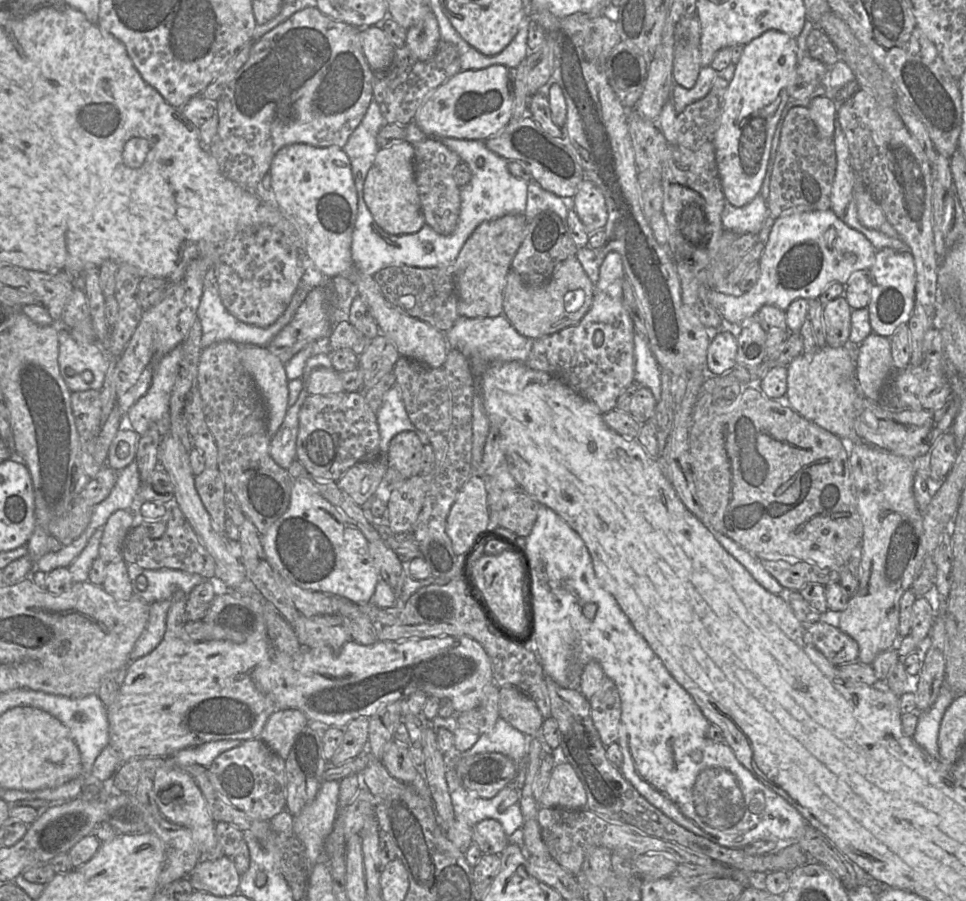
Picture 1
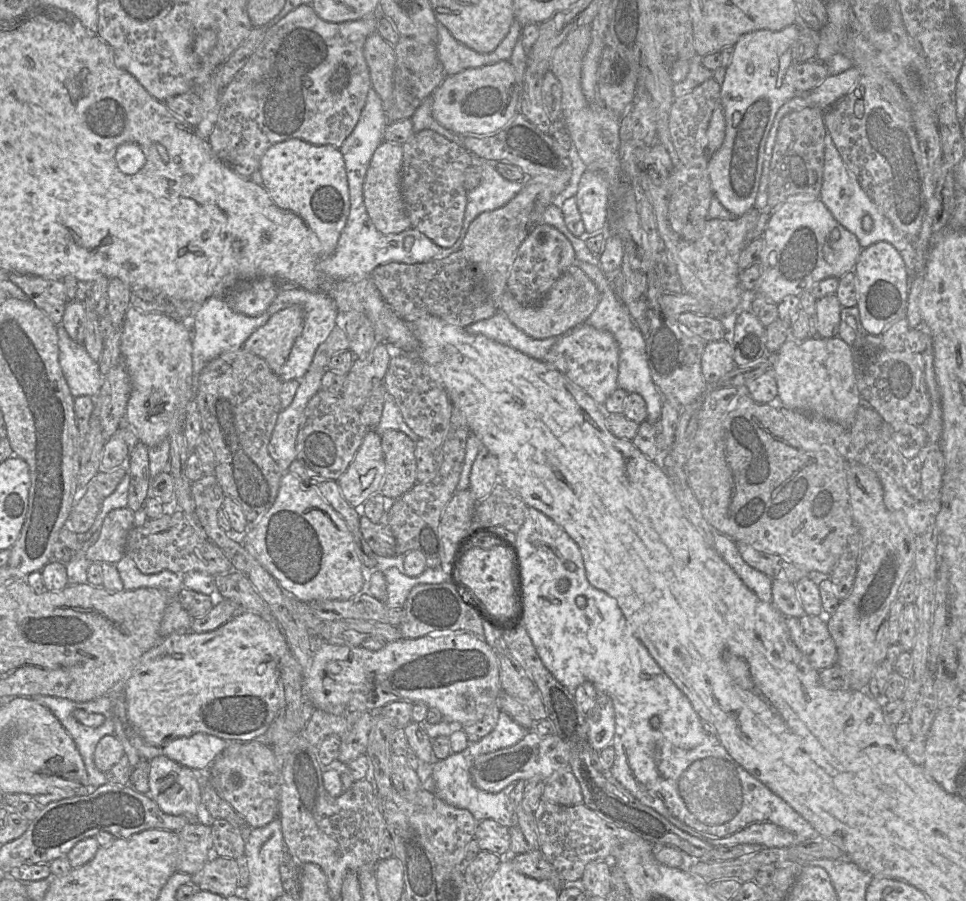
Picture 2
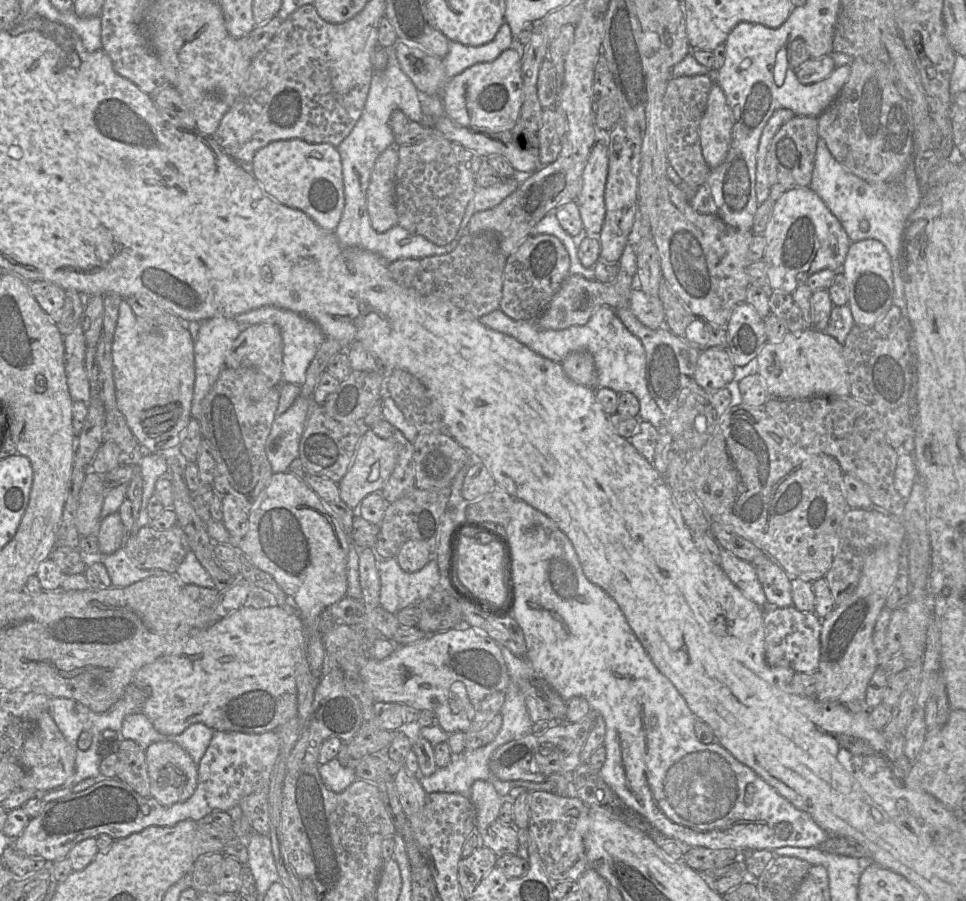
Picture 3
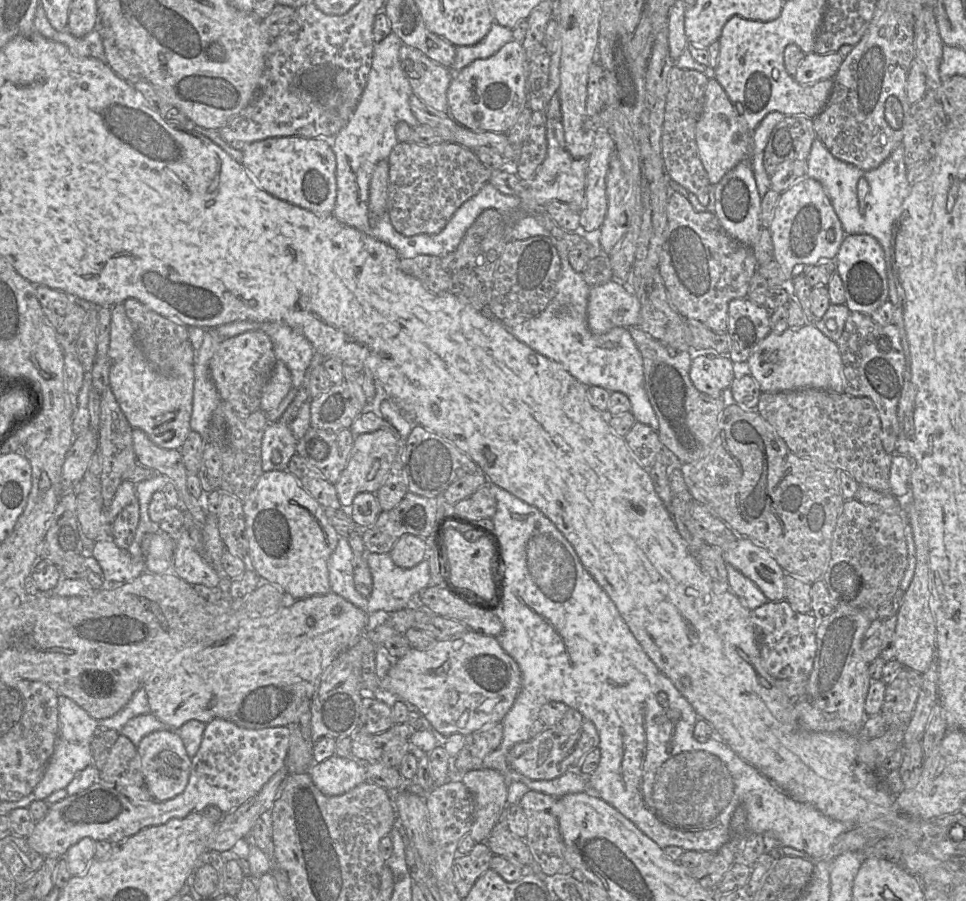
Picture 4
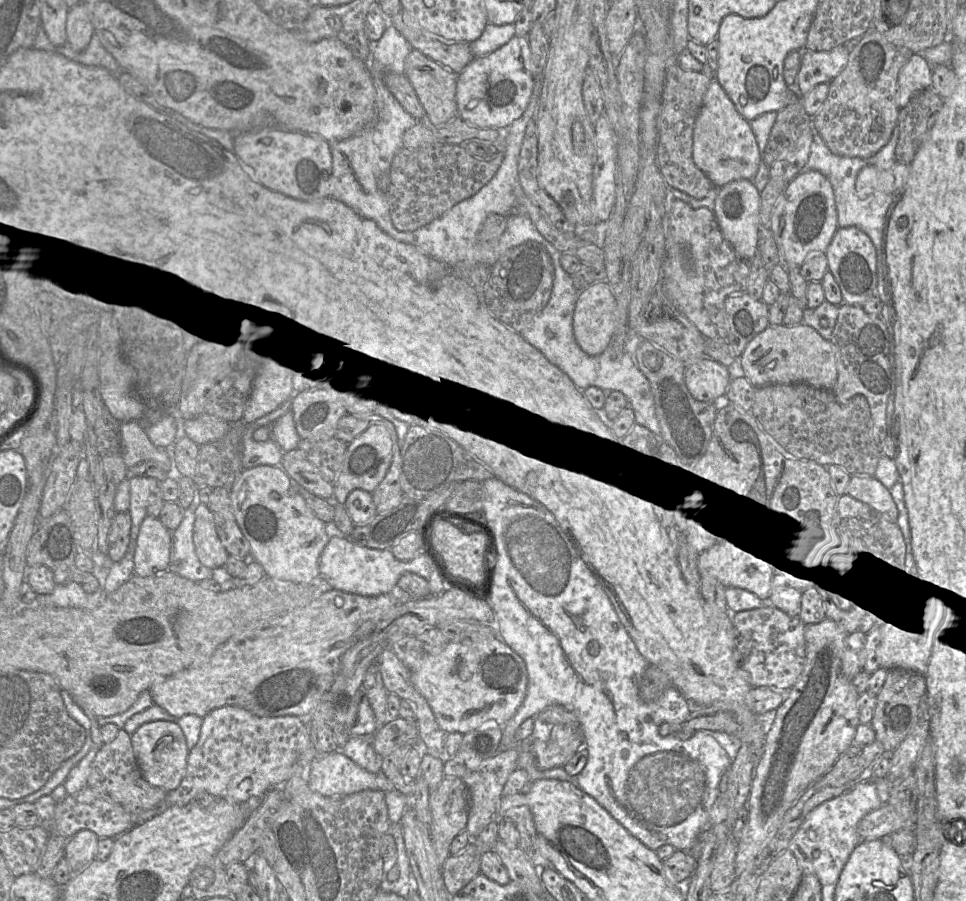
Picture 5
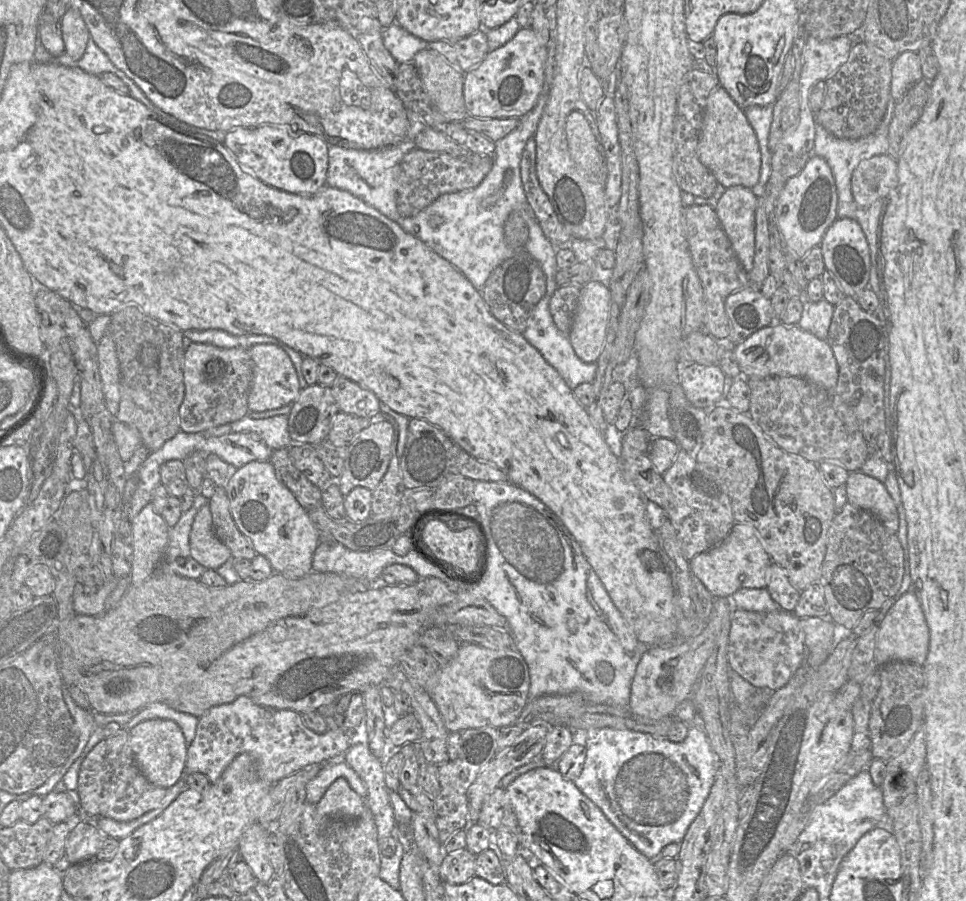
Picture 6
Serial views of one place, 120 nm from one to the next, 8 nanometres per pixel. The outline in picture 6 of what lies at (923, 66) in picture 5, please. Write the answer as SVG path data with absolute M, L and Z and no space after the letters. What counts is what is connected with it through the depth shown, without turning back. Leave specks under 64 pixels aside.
M905 51L892 62L891 96L900 101L906 92L923 78L920 58L917 52Z

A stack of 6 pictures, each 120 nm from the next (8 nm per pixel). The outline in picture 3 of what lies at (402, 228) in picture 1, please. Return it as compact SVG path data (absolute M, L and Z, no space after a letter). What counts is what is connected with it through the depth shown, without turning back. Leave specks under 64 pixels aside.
M396 146L379 154L371 171L367 188L367 210L371 227L385 232L397 225L394 179L398 163Z

